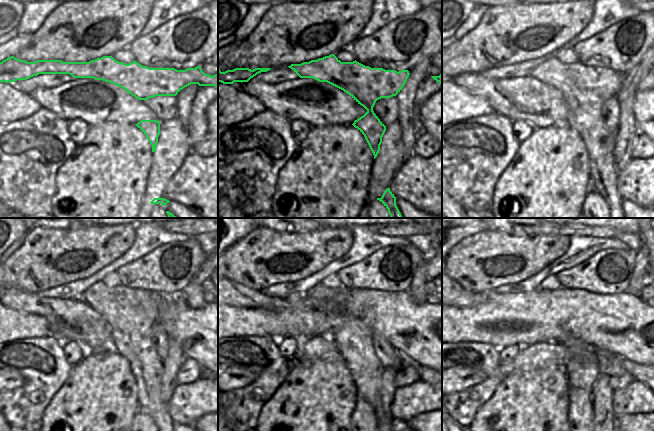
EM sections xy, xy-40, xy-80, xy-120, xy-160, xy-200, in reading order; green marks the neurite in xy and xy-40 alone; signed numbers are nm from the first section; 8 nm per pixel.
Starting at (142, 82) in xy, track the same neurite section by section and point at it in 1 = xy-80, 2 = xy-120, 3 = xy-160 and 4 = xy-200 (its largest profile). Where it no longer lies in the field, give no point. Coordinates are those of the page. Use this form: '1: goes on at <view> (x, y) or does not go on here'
1: goes on at xy-80 (584, 88)
2: goes on at xy-120 (131, 313)
3: goes on at xy-160 (353, 338)
4: goes on at xy-200 (583, 374)

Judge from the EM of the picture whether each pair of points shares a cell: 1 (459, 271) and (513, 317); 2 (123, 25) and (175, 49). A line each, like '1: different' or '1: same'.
1: different
2: different

